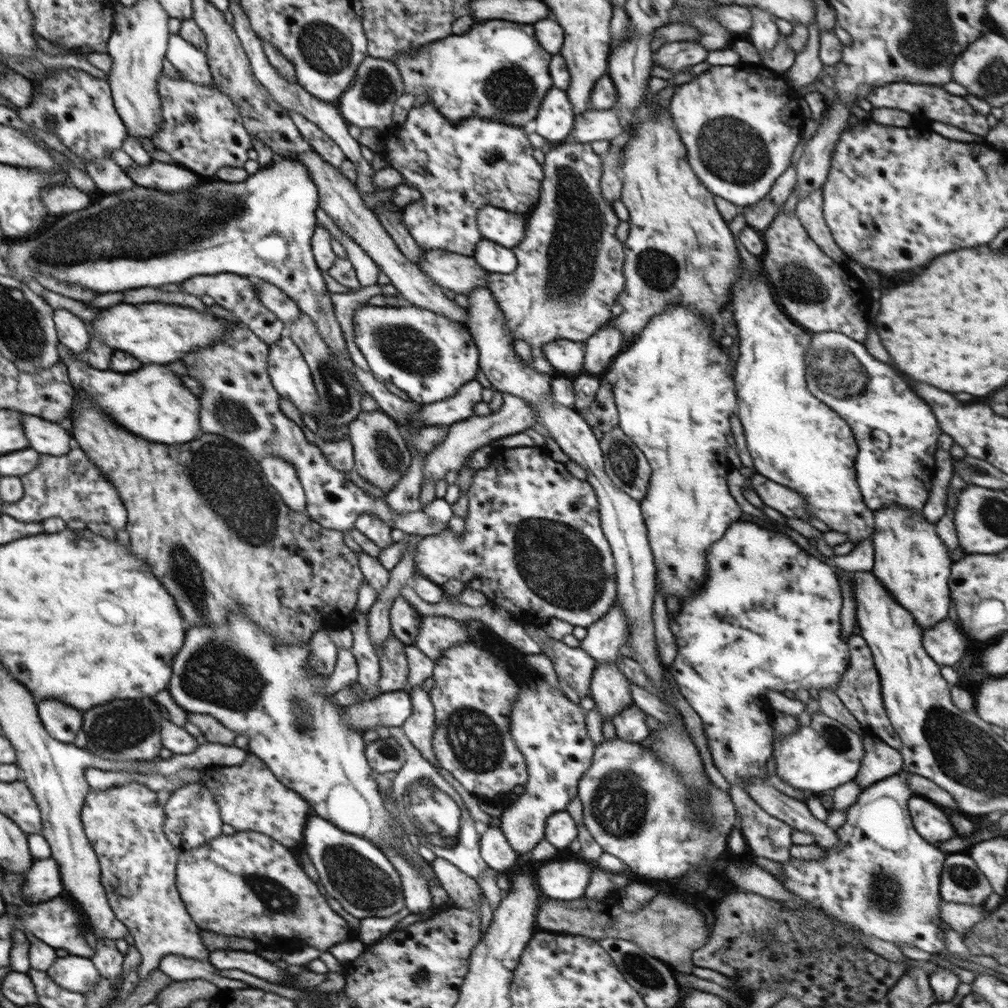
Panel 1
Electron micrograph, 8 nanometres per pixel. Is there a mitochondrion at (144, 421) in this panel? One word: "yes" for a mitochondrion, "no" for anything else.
no

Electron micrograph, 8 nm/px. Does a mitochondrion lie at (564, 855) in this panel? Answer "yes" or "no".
no

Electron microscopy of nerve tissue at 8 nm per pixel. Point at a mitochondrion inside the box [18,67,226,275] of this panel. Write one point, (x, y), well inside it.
(45, 252)

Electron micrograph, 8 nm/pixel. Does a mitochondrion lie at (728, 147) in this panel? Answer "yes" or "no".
yes

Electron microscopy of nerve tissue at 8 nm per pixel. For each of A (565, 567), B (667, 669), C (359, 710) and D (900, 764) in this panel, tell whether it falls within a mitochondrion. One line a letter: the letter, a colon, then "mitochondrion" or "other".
A: mitochondrion
B: other
C: other
D: other

